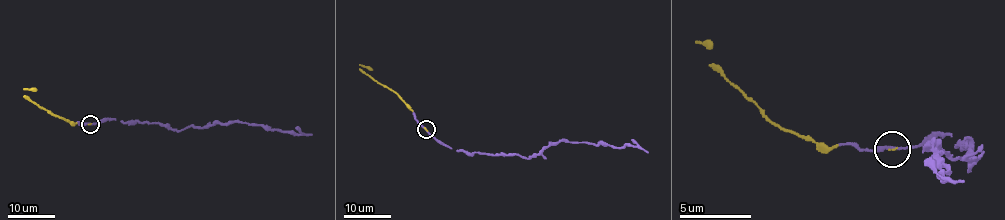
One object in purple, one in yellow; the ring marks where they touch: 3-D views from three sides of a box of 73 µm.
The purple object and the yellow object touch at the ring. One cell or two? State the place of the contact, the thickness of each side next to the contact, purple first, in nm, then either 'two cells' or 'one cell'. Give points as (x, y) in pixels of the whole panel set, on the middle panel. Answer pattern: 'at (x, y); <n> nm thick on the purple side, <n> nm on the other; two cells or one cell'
at (426, 129); 170 nm thick on the purple side, 60 nm on the other; one cell

